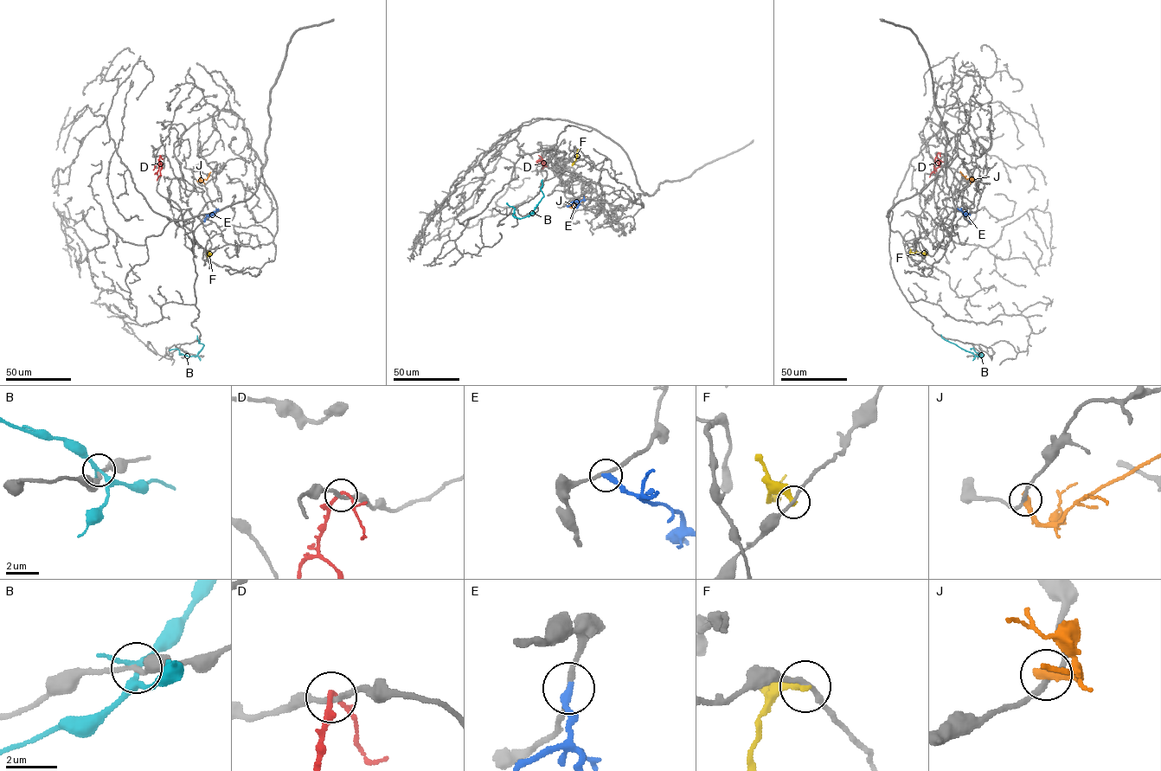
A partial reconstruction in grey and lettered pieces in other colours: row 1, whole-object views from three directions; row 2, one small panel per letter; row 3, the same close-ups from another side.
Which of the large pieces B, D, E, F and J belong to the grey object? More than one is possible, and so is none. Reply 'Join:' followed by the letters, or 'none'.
Join: B

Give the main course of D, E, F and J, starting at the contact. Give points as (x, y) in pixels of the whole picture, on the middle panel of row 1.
D: (545, 163), (543, 165), (538, 155)
E: (584, 196), (583, 199), (567, 206)
F: (580, 150), (572, 165)
J: (568, 205), (571, 207), (586, 196)

